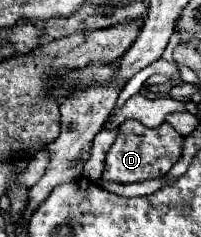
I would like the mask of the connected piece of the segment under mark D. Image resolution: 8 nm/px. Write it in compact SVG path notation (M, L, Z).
M125 120L119 126L117 140L113 142L113 146L107 152L105 170L99 180L117 182L117 184L131 184L131 182L161 178L179 160L181 148L183 148L183 136L179 132L175 132L175 128L171 128L167 122L153 130L153 128L143 126L137 120Z

